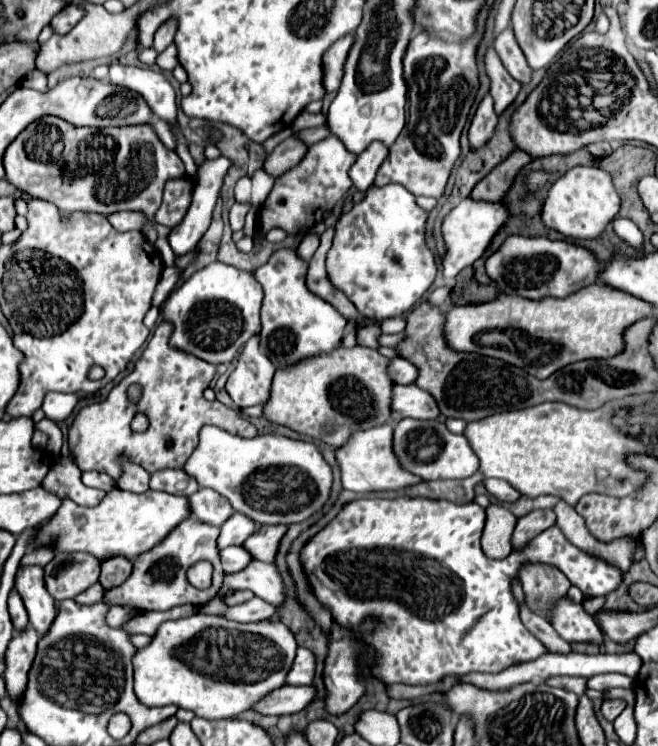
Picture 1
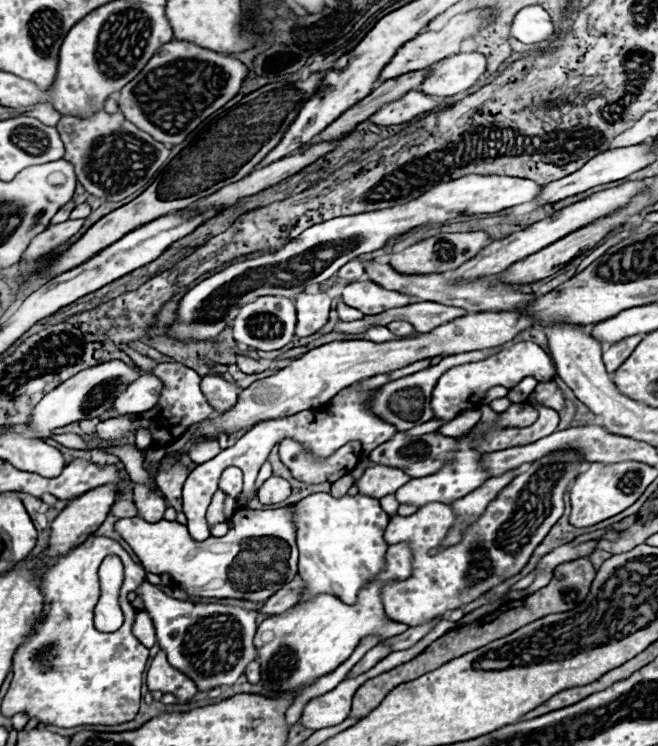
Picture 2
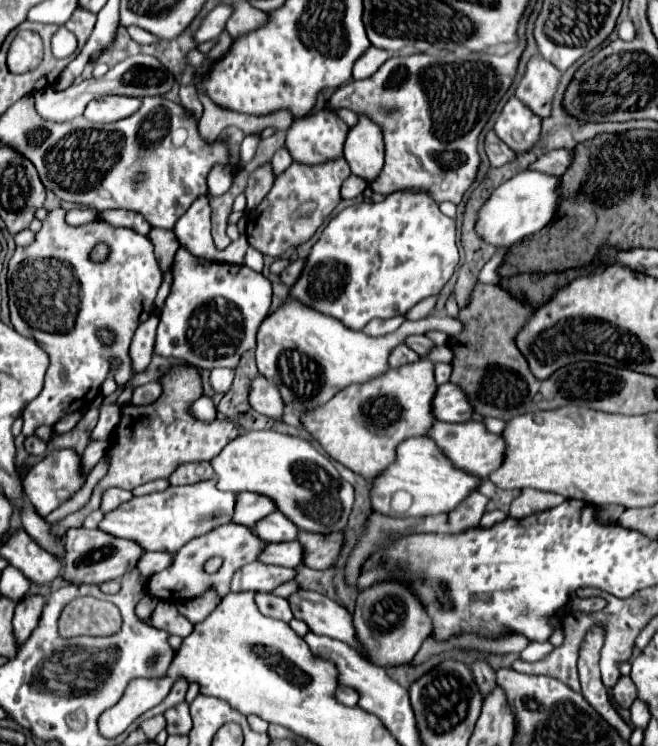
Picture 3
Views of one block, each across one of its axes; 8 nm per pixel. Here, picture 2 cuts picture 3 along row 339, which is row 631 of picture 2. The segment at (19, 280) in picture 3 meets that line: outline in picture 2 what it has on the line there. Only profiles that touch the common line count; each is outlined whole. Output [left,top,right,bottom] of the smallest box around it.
[2,536,148,728]

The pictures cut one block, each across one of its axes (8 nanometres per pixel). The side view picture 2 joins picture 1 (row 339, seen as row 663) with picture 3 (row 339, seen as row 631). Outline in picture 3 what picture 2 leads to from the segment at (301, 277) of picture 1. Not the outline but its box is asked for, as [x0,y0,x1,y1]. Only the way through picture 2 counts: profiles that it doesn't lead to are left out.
[256,300,458,414]

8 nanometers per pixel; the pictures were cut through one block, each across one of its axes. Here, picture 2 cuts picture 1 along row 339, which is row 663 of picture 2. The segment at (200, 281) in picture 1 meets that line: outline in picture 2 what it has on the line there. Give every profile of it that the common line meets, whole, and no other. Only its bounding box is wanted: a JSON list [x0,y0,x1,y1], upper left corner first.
[136,576,302,692]

